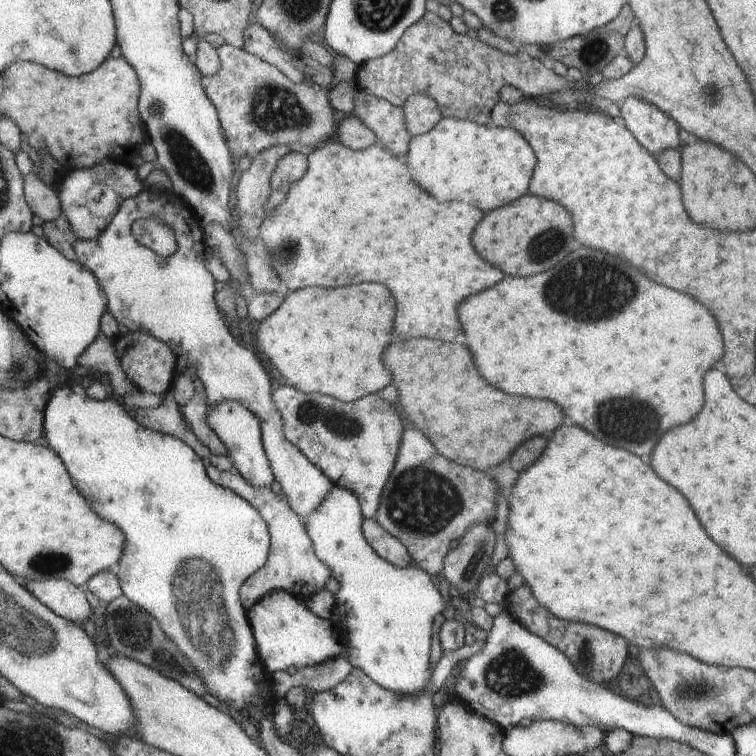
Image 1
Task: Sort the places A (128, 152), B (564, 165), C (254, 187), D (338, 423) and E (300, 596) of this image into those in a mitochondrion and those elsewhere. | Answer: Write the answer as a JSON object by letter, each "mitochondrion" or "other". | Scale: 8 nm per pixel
{"A":"other","B":"other","C":"other","D":"mitochondrion","E":"other"}

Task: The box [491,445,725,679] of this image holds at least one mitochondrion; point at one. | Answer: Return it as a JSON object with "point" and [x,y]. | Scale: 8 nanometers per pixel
{"point":[585,655]}

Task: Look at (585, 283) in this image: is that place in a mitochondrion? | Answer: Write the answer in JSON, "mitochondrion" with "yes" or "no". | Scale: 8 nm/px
{"mitochondrion":"yes"}

